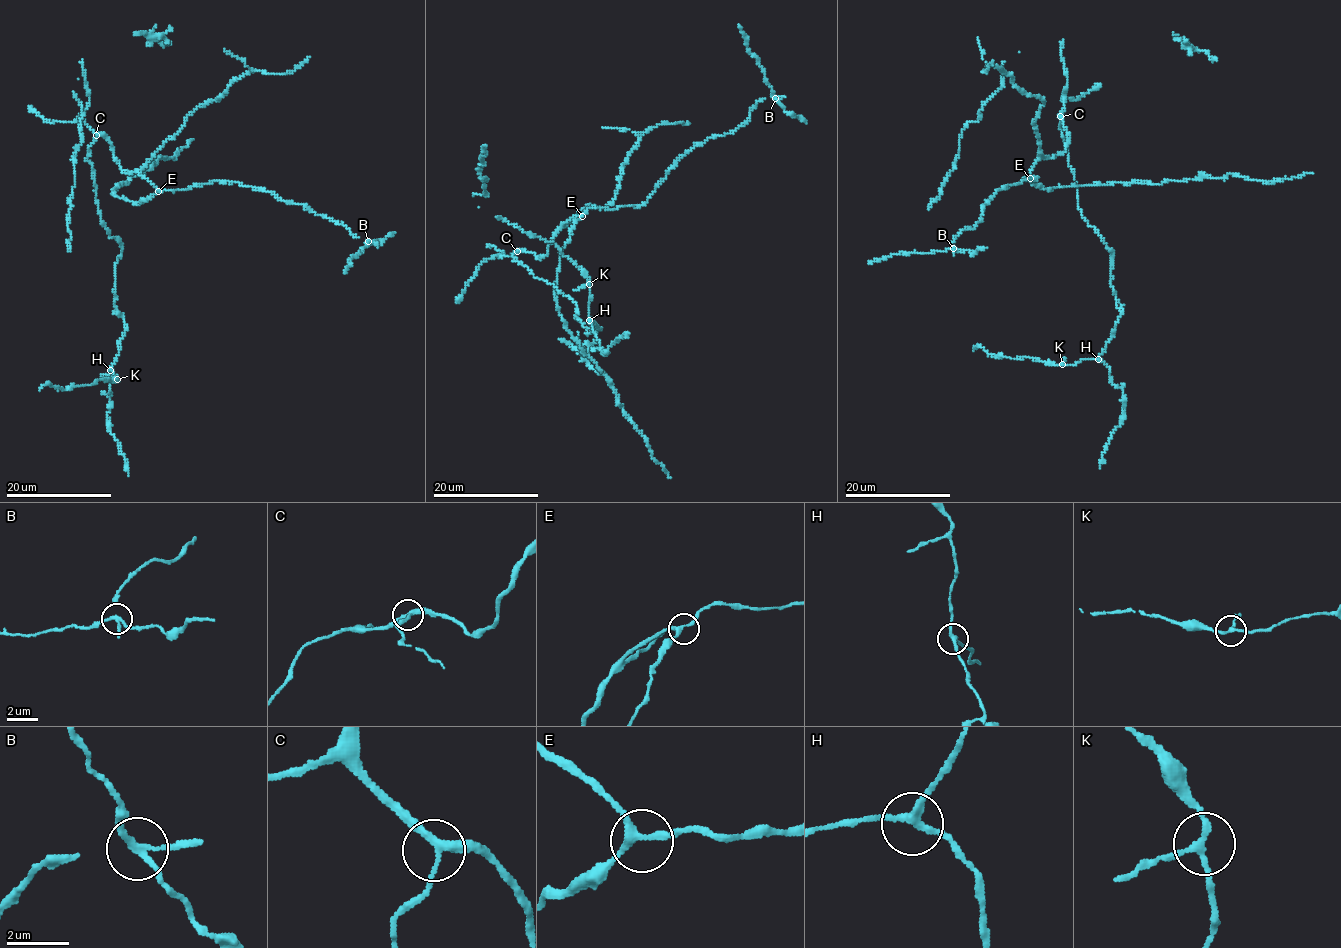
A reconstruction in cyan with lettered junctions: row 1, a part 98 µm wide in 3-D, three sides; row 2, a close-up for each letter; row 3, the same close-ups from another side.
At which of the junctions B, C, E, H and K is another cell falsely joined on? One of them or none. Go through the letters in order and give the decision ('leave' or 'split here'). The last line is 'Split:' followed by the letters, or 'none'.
B: split here
C: leave
E: leave
H: leave
K: leave
Split: B

